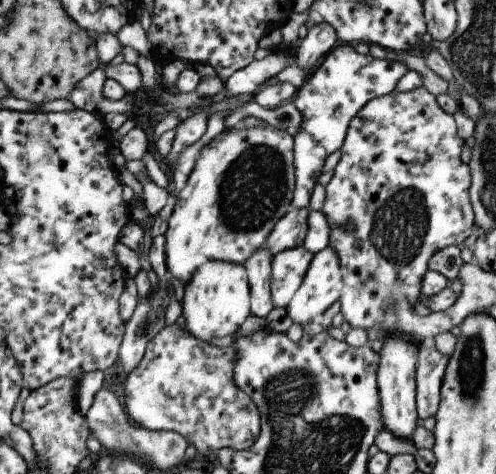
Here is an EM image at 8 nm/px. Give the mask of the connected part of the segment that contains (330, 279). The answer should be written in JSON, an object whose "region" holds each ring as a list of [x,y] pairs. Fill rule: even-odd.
{"region":[[[328,245],[313,256],[302,284],[298,287],[298,290],[286,307],[288,318],[302,326],[314,320],[315,316],[320,316],[327,308],[330,308],[336,300],[339,300],[343,286],[343,270],[339,256],[334,248]]]}

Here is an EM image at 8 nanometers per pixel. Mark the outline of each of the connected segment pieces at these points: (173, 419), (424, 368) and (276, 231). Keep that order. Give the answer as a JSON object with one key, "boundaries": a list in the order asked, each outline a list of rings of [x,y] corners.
{"boundaries":[[[[176,323],[164,327],[147,344],[143,359],[129,372],[124,386],[128,419],[151,431],[179,432],[193,444],[199,458],[223,448],[243,451],[259,437],[260,416],[255,402],[235,383],[233,344],[214,347],[199,341]]],[[[418,344],[415,405],[420,420],[435,416],[441,399],[442,379],[449,356],[443,356],[436,347],[424,348]]],[[[310,207],[290,208],[274,225],[264,246],[273,252],[273,256],[284,249],[302,245],[308,232]]]]}

